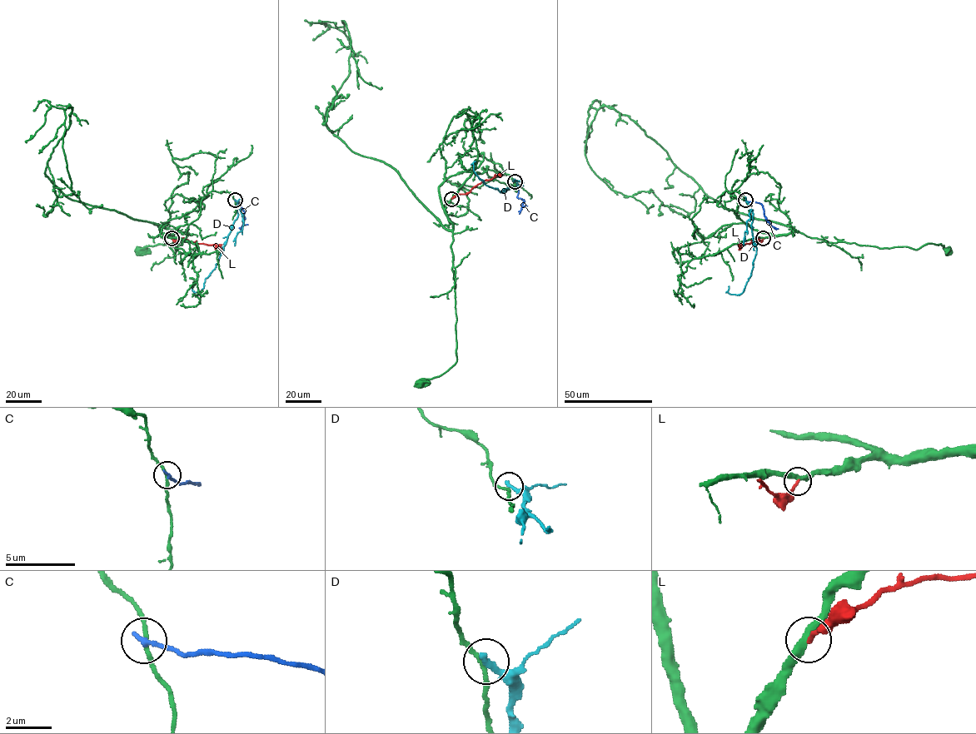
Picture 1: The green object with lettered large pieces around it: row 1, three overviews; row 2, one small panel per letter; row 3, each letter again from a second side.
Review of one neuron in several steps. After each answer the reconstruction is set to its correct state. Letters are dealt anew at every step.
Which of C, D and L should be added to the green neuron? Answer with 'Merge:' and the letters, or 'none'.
Merge: none

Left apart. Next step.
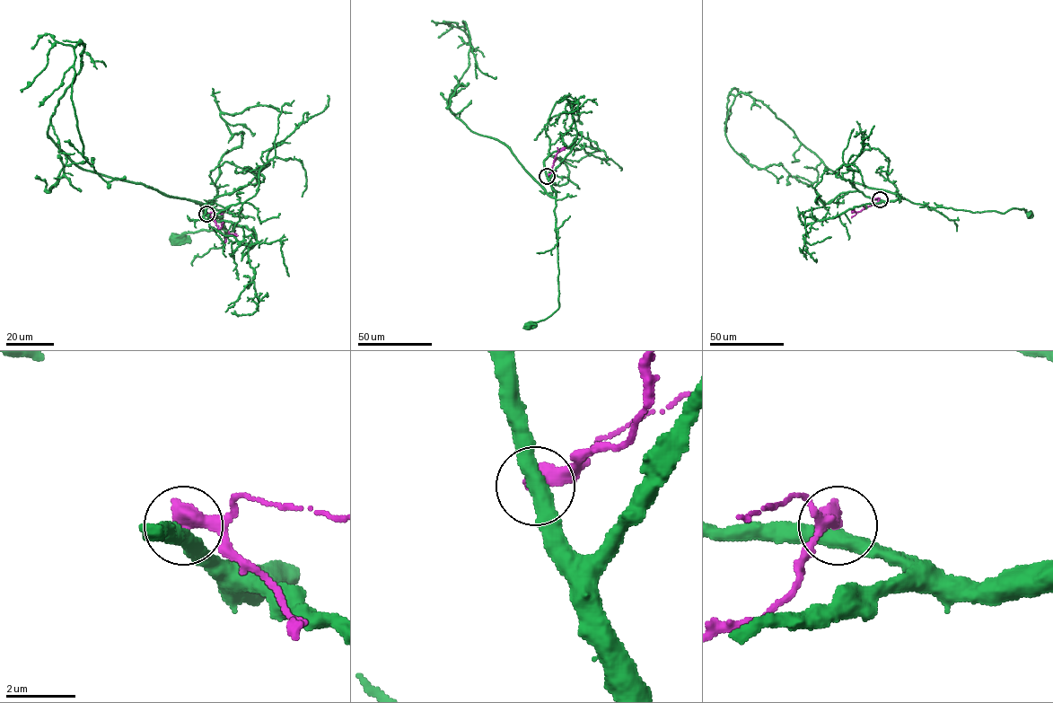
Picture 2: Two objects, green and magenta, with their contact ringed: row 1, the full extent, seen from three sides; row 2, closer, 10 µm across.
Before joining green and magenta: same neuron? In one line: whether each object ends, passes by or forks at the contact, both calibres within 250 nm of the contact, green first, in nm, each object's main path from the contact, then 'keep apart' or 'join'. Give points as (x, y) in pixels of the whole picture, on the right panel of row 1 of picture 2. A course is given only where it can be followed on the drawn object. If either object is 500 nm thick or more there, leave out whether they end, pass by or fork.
calibres 440 and 600 nm; course green (880, 199), (894, 201), (903, 197), (930, 207), (972, 212), (1004, 213), (1022, 208), (1030, 214); course magenta (880, 199), (860, 211), (850, 209); keep apart

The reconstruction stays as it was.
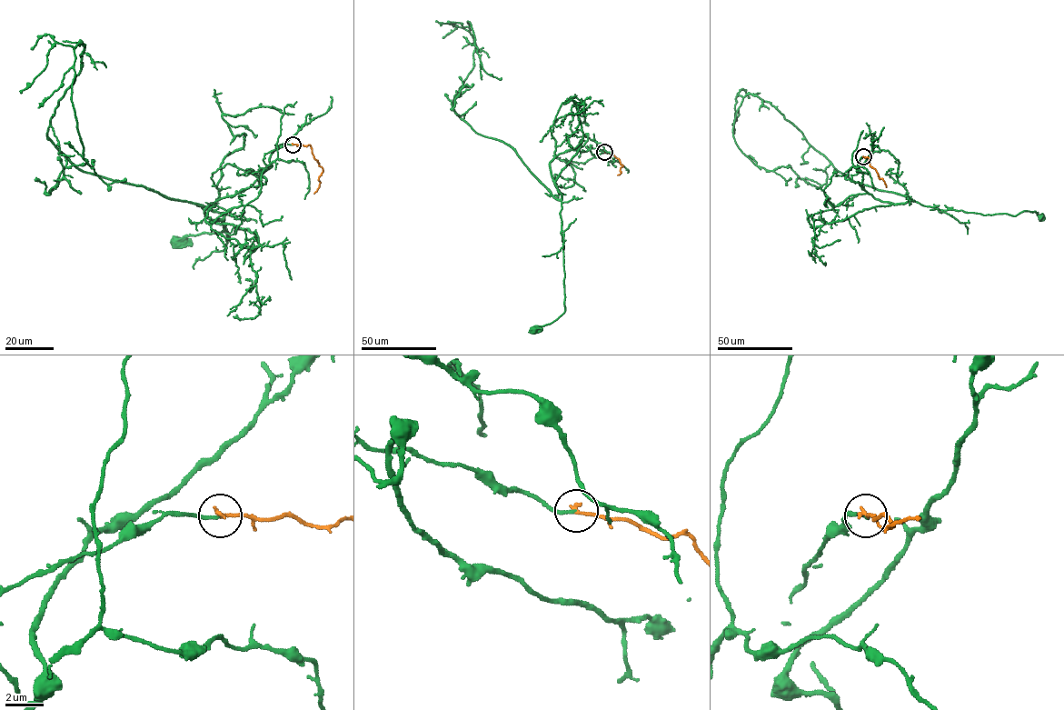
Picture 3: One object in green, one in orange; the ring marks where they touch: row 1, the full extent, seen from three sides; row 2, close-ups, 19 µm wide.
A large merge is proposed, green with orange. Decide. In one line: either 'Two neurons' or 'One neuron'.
One neuron

